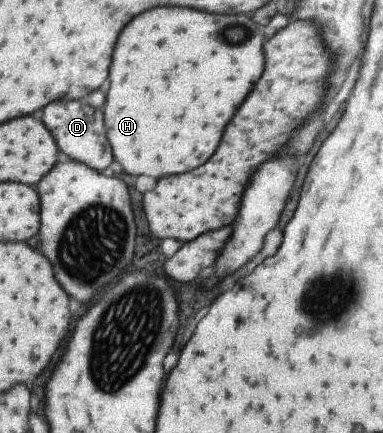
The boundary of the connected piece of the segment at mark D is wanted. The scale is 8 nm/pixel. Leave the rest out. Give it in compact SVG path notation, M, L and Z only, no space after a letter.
M61 100L61 102L51 102L49 106L45 106L41 110L41 122L51 132L58 150L71 160L81 162L97 172L105 170L109 166L109 162L113 160L107 138L105 138L105 130L103 130L101 110L93 110L86 103L81 106L79 100L75 100L75 102Z

